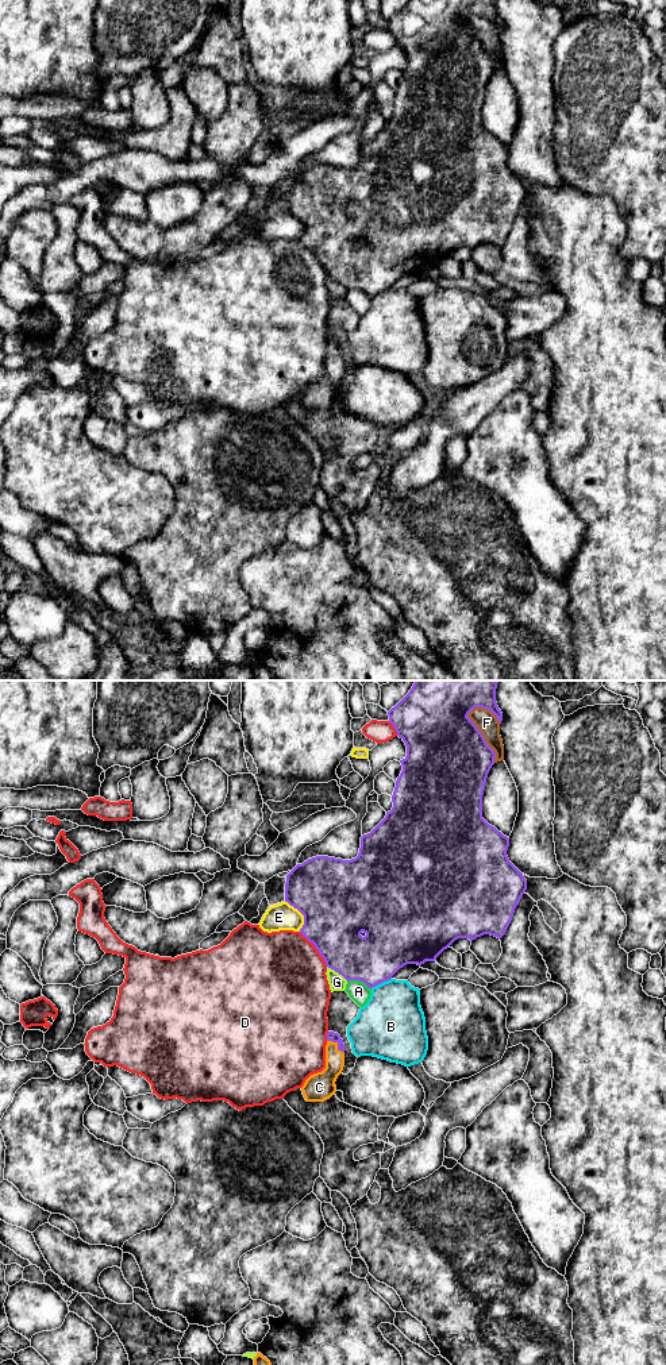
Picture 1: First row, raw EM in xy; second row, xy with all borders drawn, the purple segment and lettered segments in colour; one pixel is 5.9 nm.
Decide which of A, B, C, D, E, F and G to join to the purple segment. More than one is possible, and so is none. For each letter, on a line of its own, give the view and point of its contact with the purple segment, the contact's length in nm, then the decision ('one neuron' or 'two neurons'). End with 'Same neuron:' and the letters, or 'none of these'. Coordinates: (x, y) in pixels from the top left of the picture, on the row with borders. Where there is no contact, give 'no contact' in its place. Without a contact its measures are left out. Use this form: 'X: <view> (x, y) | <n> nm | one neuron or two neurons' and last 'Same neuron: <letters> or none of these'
A: xy (360, 980) | 150 nm | two neurons
B: xy (381, 982) | 140 nm | two neurons
C: xy (338, 1044) | 130 nm | one neuron
D: xy (315, 947) | 260 nm | two neurons
E: xy (301, 913) | 200 nm | two neurons
F: xy (481, 735) | 360 nm | two neurons
G: xy (338, 972) | 160 nm | two neurons
Same neuron: C

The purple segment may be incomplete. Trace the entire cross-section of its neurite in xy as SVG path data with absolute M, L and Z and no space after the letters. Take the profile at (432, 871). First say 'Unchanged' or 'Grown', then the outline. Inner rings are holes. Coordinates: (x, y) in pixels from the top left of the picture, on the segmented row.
Unchanged. M415 680L409 693L388 712L389 722L407 745L407 756L400 760L403 771L396 780L392 795L392 810L386 813L385 818L370 833L361 837L361 848L355 859L342 860L328 856L316 856L303 864L297 864L286 875L285 902L304 915L304 925L300 933L315 945L324 959L326 965L342 975L347 982L359 980L369 988L373 988L390 980L392 976L407 964L421 965L426 961L435 961L436 957L458 938L469 938L473 941L484 934L490 934L497 938L505 934L515 909L527 890L527 880L507 856L509 838L482 818L482 795L488 774L494 764L496 753L486 744L474 722L467 717L474 707L482 707L490 710L501 724L503 713L496 702L497 683L498 680Z

